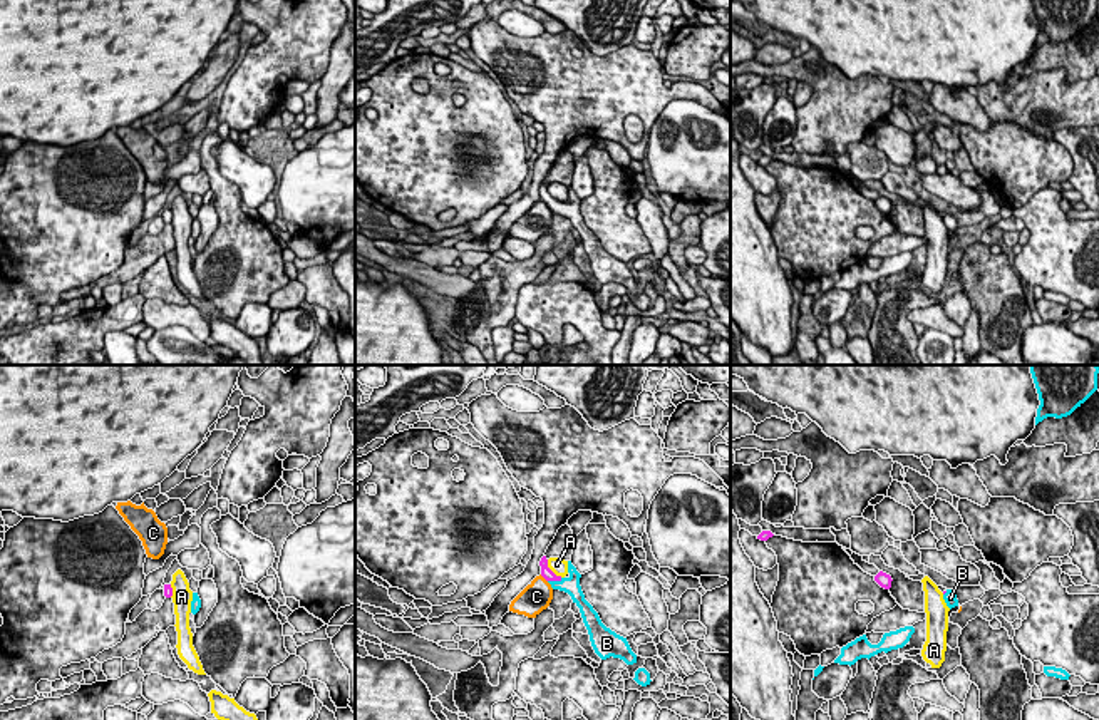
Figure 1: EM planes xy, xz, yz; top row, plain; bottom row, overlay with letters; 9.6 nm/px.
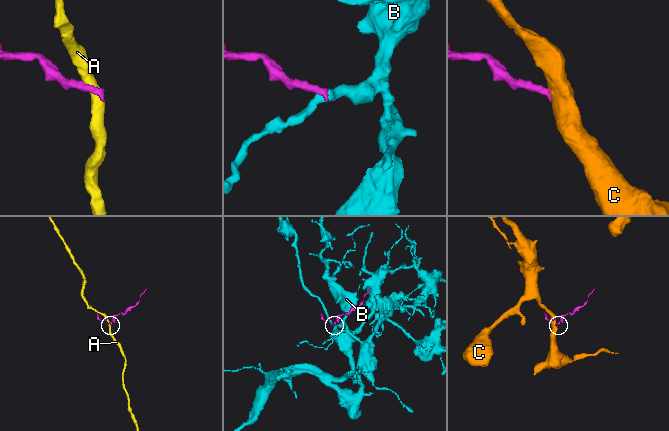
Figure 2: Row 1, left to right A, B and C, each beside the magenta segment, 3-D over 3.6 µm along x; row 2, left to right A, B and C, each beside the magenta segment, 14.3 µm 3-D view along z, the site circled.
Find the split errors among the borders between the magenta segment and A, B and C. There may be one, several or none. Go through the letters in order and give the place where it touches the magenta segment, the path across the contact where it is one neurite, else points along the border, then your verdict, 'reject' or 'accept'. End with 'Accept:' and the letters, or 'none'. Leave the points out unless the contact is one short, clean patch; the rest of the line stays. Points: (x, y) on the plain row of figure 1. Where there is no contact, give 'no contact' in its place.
A: xz (550, 195) | reject
B: xz (555, 205) | accept
C: xz (543, 201) | along xz (540, 200), (546, 206) | reject
Accept: B

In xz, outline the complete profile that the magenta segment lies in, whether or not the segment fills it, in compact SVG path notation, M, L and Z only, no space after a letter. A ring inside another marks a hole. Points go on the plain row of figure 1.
M546 181L541 183L539 191L541 201L551 209L551 213L568 218L573 228L580 233L595 278L601 285L613 281L623 285L627 290L637 288L637 280L632 276L627 263L606 253L593 231L585 224L580 211L581 199L576 196L571 186L568 186L568 203L556 201L548 193Z

